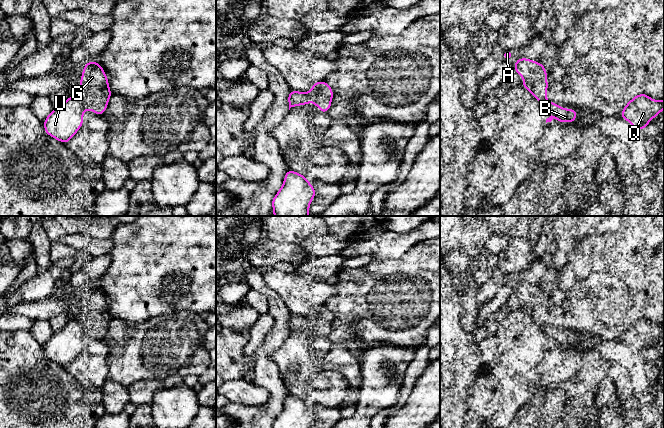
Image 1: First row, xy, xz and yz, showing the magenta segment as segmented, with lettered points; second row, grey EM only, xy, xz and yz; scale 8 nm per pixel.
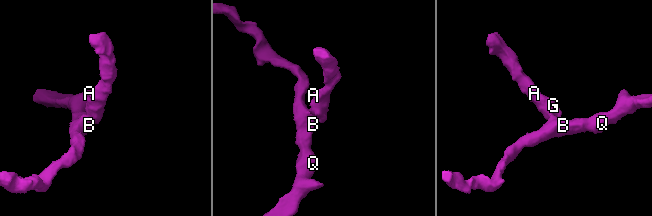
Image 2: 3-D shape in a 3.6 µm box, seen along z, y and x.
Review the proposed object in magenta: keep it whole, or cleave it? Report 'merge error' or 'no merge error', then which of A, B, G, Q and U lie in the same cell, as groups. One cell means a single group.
merge error | A G / B Q U

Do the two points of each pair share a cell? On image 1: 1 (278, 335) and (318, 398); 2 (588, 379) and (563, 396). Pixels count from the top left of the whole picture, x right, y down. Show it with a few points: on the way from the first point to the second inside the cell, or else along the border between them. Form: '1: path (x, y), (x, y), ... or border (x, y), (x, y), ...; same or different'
1: border (289, 334), (269, 355), (277, 366); different
2: path (582, 385), (569, 396); same

